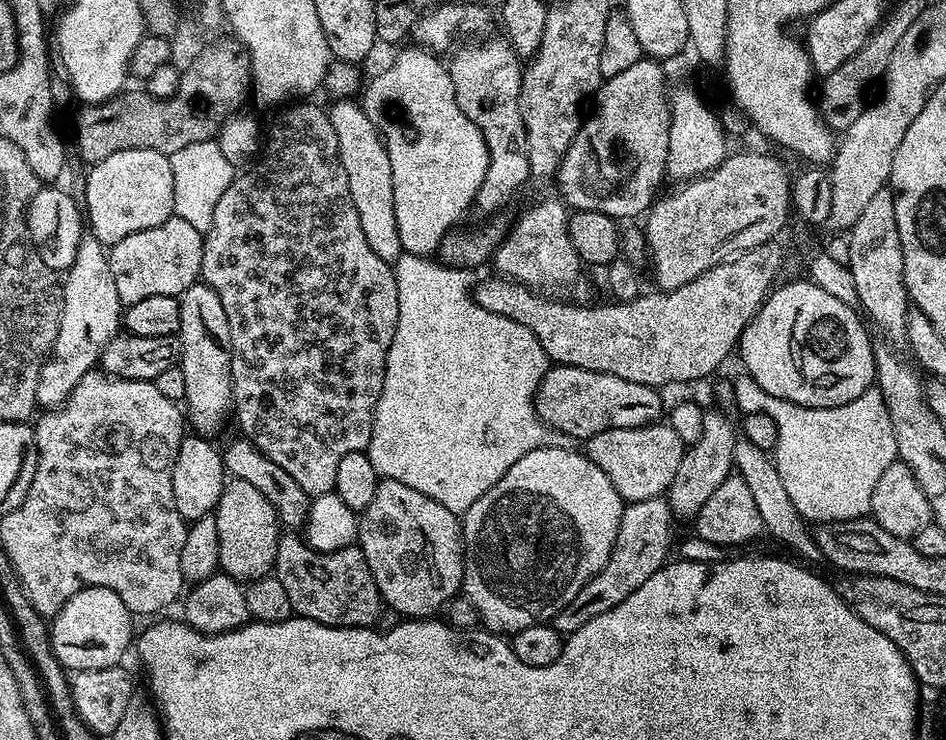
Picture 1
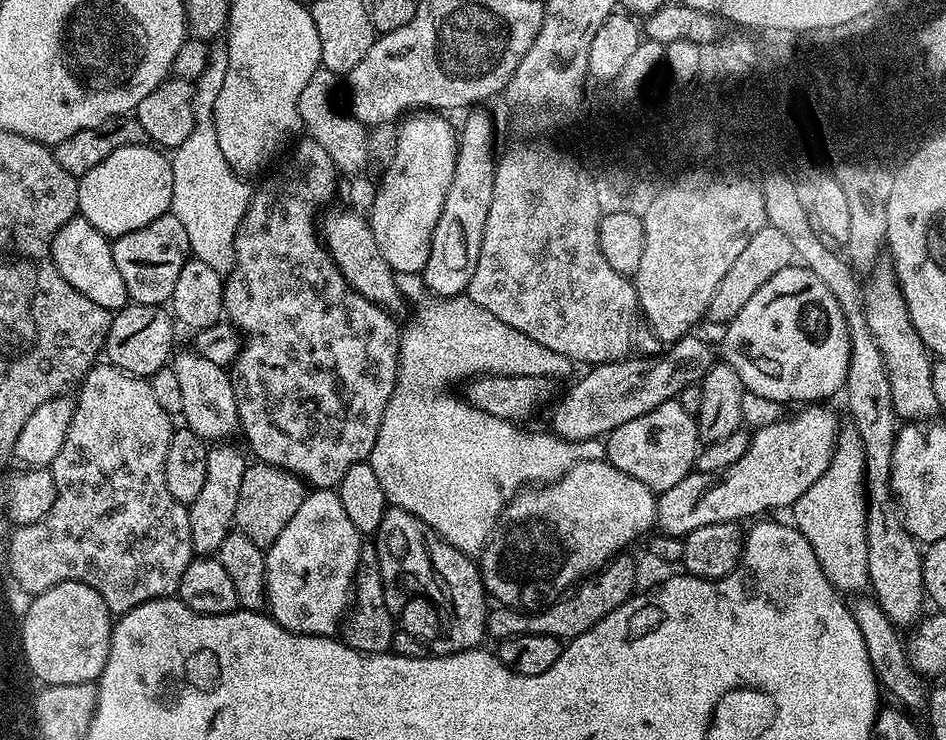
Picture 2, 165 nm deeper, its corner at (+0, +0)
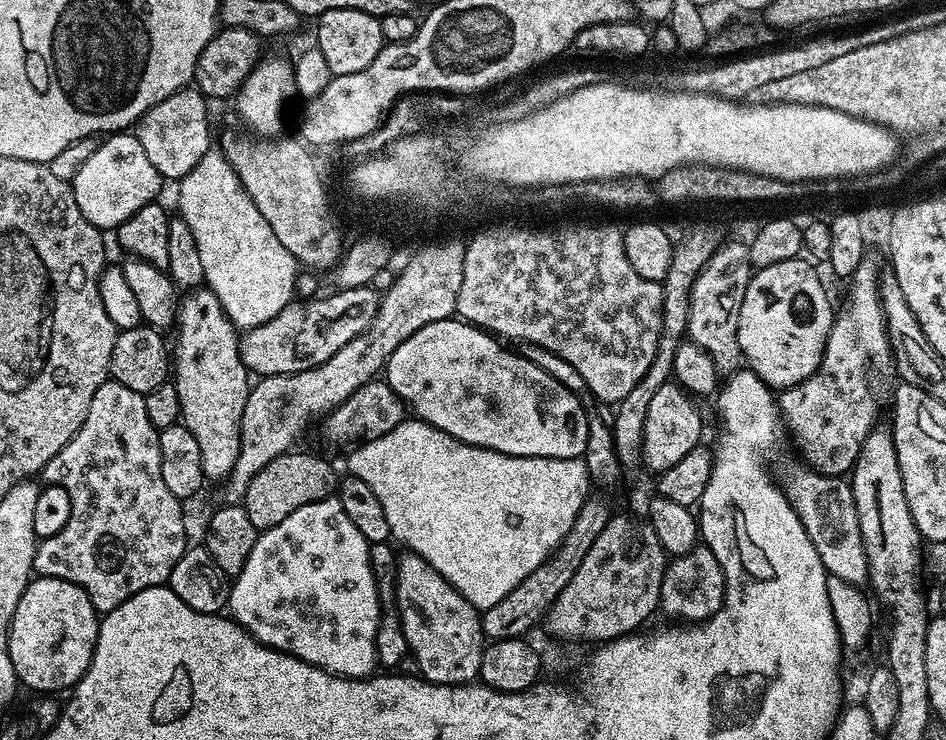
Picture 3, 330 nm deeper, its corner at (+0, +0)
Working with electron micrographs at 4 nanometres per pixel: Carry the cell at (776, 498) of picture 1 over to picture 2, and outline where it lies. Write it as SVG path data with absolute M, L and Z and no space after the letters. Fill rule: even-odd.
M871 597L862 598L856 604L853 603L853 616L859 632L862 634L864 645L866 646L867 656L870 658L871 666L876 672L879 687L885 693L893 696L897 705L905 709L923 709L928 703L930 691L925 677L921 676L911 664L908 663L908 650L901 633L896 626L886 618L886 614L877 606L875 599ZM900 636L901 640L900 640ZM888 691L888 692L887 692ZM905 704L905 705L904 705Z

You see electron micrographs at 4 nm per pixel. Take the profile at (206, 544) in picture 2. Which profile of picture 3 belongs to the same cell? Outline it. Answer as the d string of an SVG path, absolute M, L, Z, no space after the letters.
M201 286L189 291L188 296L179 301L176 310L176 345L170 348L170 368L174 373L174 383L178 390L178 402L180 403L180 419L194 434L198 442L198 450L202 450L202 470L205 481L223 482L234 470L234 462L238 462L238 450L242 438L242 410L246 410L246 398L250 387L250 373L248 367L242 362L240 353L240 336L235 324L224 313L224 307L218 302L218 298L208 289Z

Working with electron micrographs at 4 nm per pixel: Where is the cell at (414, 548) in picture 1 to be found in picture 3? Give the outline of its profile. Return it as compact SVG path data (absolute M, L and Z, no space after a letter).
M404 554L396 562L396 602L405 609L416 608L420 615L421 628L409 635L408 647L411 655L415 656L420 667L420 676L435 684L471 684L479 677L482 654L486 647L486 637L480 625L481 613L473 604L466 602L430 562L423 560L421 556Z

